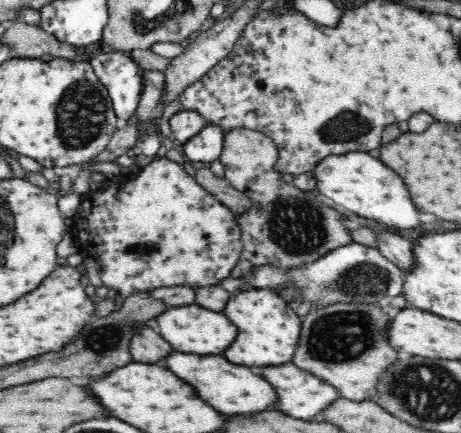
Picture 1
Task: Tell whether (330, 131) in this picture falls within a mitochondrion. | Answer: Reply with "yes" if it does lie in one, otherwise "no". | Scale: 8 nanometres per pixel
yes

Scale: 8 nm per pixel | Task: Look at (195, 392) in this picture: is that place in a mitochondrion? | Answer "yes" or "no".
no

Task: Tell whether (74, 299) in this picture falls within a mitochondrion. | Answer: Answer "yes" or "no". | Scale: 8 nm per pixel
no

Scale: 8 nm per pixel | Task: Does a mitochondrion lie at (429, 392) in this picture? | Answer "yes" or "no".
yes

